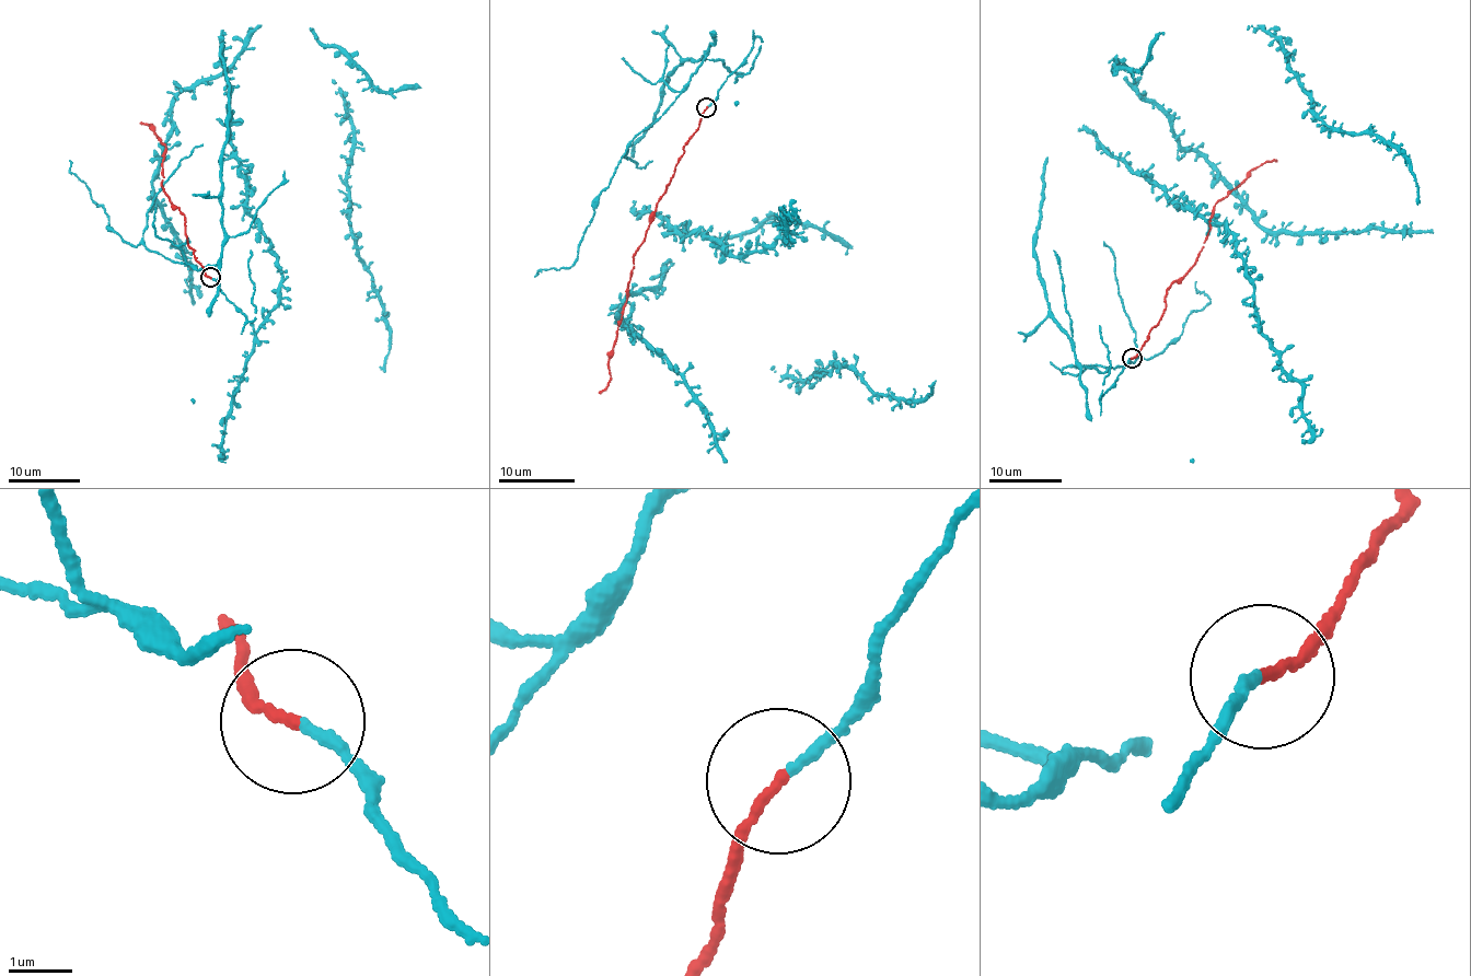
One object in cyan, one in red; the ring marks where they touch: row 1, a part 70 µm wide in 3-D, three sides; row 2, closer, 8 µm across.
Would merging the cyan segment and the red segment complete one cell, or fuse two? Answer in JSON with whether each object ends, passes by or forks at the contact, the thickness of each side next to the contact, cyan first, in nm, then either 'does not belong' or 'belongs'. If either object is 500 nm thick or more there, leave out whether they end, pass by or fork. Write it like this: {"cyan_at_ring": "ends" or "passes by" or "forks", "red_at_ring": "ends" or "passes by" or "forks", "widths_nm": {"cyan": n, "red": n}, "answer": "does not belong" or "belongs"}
{"cyan_at_ring": "ends", "red_at_ring": "ends", "widths_nm": {"cyan": 150, "red": 140}, "answer": "belongs"}

